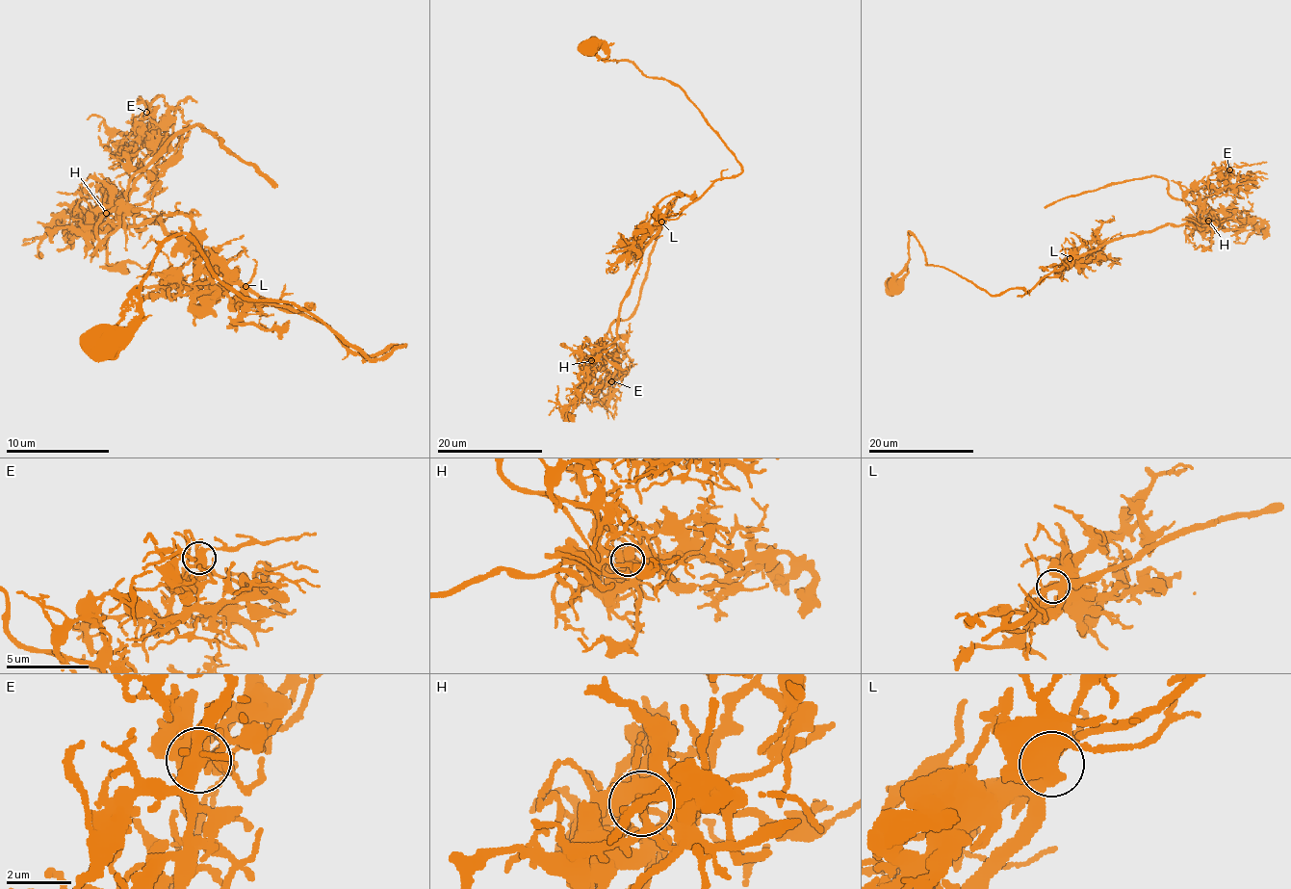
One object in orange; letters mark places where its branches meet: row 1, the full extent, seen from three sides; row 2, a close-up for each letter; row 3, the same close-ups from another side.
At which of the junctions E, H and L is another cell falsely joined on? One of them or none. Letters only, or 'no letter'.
H

